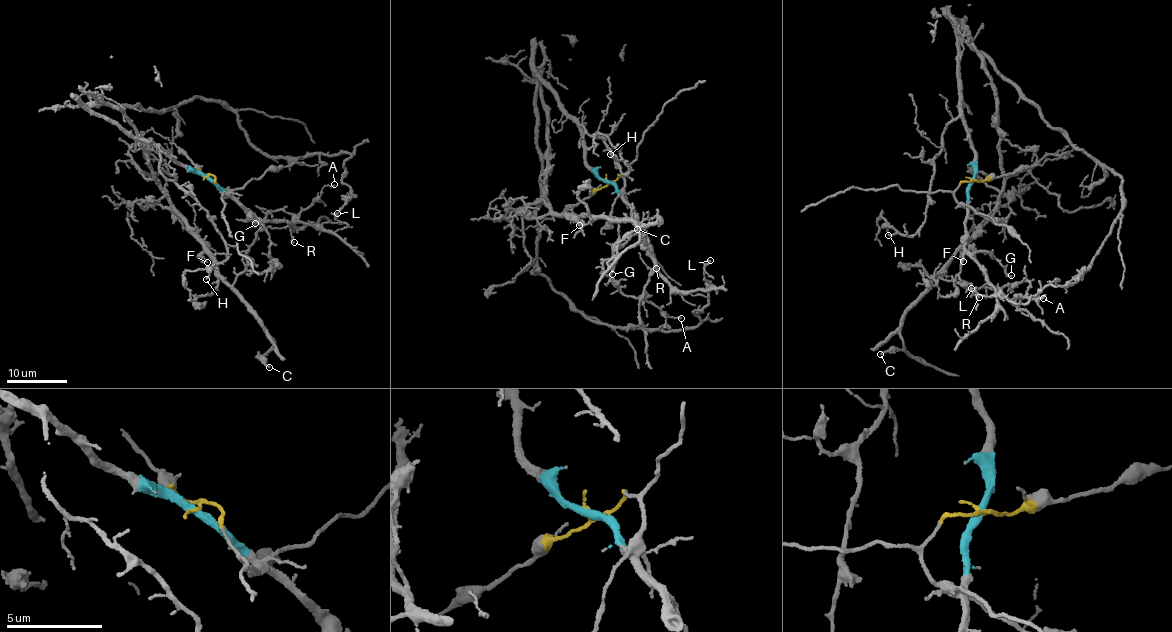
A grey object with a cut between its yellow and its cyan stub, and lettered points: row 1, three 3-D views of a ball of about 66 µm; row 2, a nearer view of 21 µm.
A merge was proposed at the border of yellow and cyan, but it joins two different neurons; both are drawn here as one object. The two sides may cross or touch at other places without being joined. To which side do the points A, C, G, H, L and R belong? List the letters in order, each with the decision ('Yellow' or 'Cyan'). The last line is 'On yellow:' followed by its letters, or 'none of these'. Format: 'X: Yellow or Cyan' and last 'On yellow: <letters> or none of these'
A: Yellow
C: Yellow
G: Cyan
H: Cyan
L: Cyan
R: Cyan
On yellow: A, C

